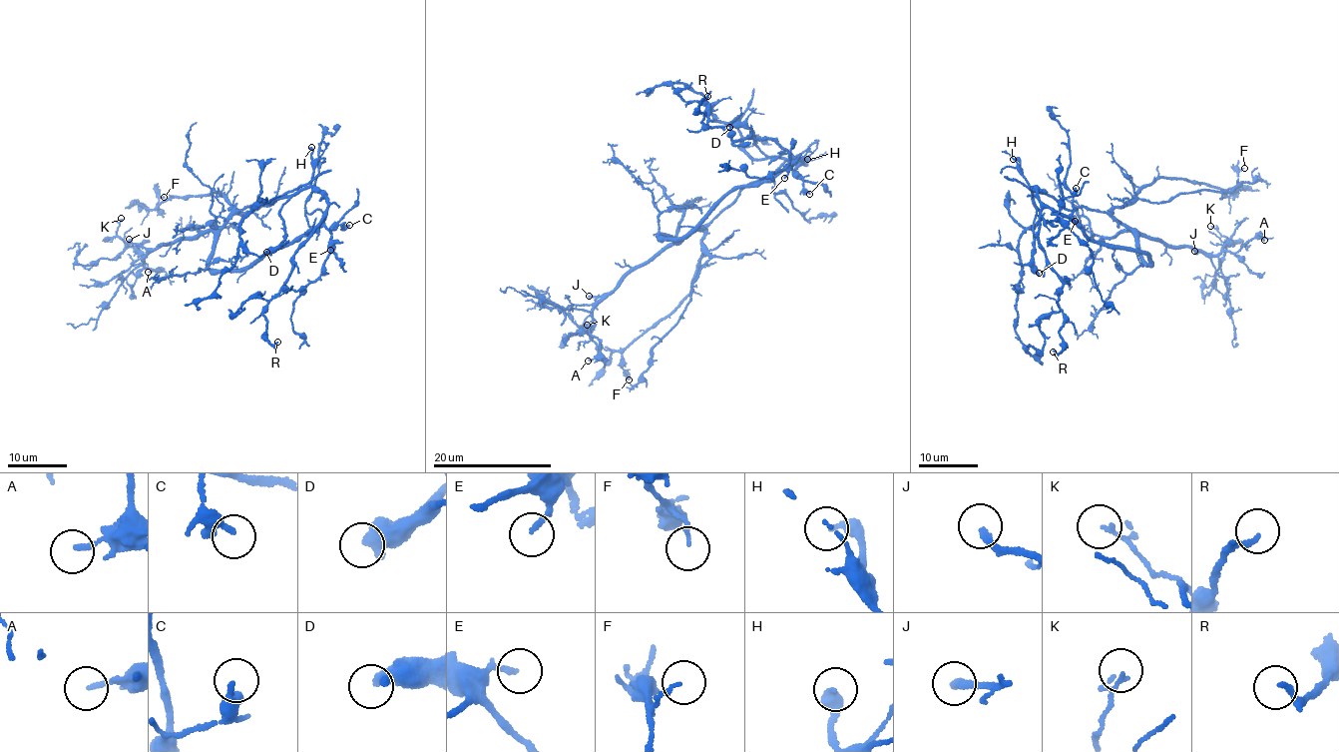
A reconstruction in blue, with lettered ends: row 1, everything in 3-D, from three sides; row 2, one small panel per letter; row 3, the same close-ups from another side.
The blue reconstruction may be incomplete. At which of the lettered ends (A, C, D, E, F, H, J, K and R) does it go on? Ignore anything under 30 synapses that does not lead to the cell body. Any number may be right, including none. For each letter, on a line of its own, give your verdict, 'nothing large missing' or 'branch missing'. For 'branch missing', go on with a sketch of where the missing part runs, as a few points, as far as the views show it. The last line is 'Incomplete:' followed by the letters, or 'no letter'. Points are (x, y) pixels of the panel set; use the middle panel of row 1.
A: nothing large missing
C: nothing large missing
D: nothing large missing
E: nothing large missing
F: nothing large missing
H: nothing large missing
J: branch missing | (589, 296), (579, 316), (569, 321), (548, 357)
K: nothing large missing
R: nothing large missing
Incomplete: J

